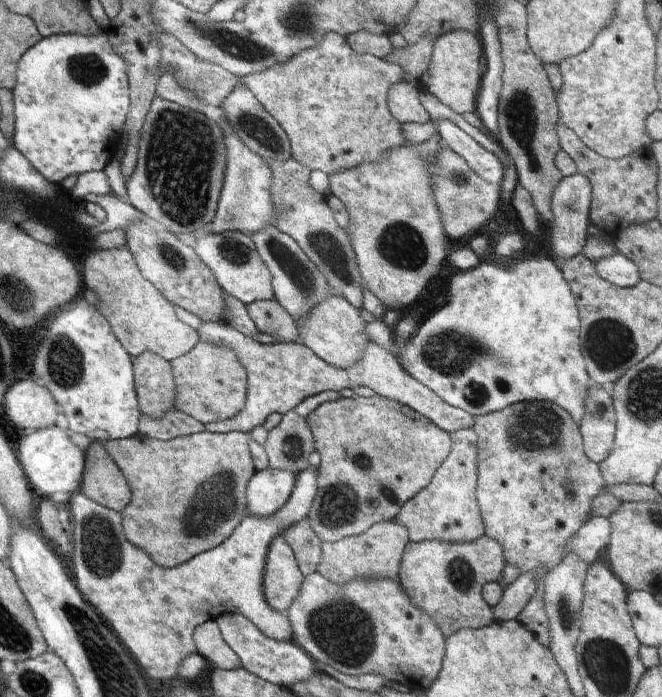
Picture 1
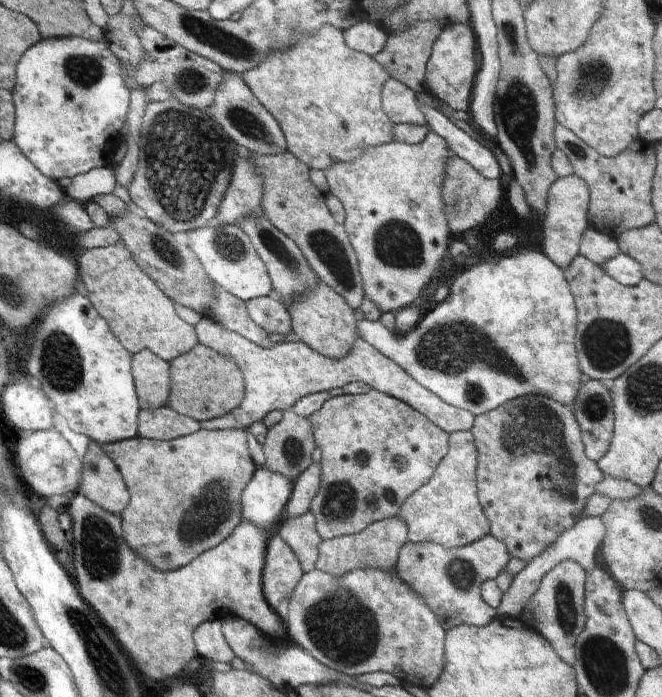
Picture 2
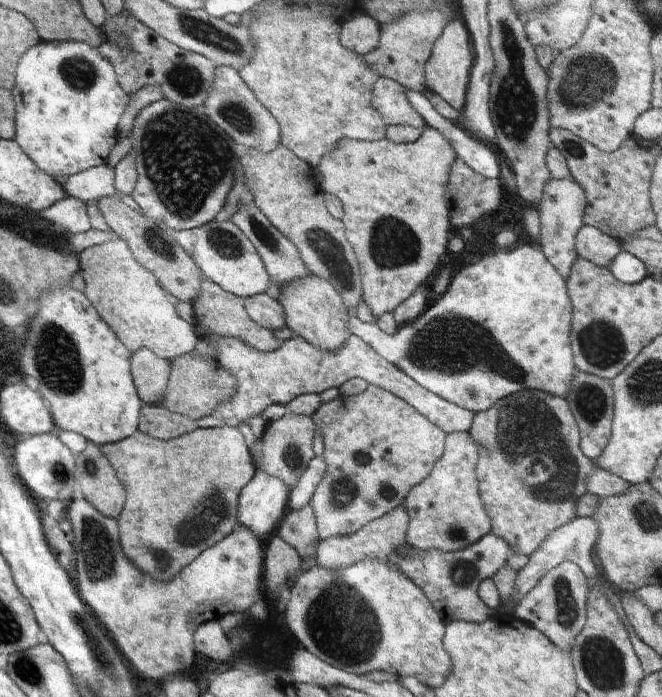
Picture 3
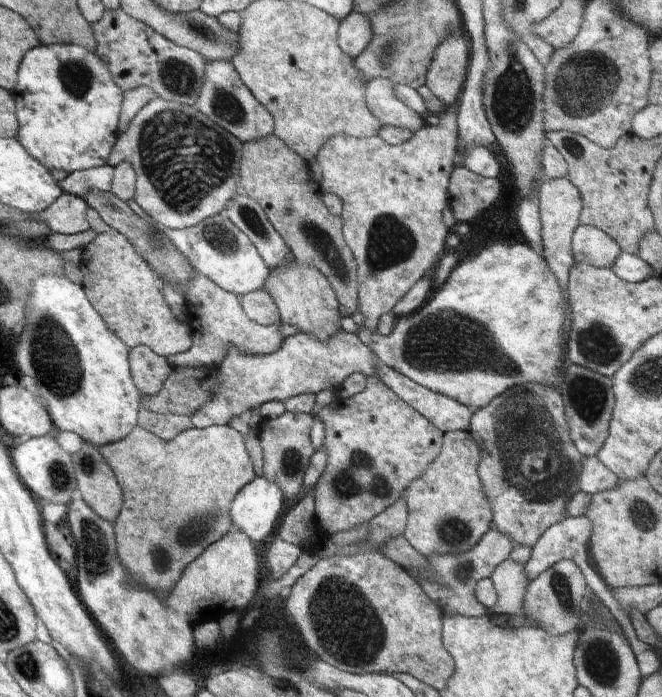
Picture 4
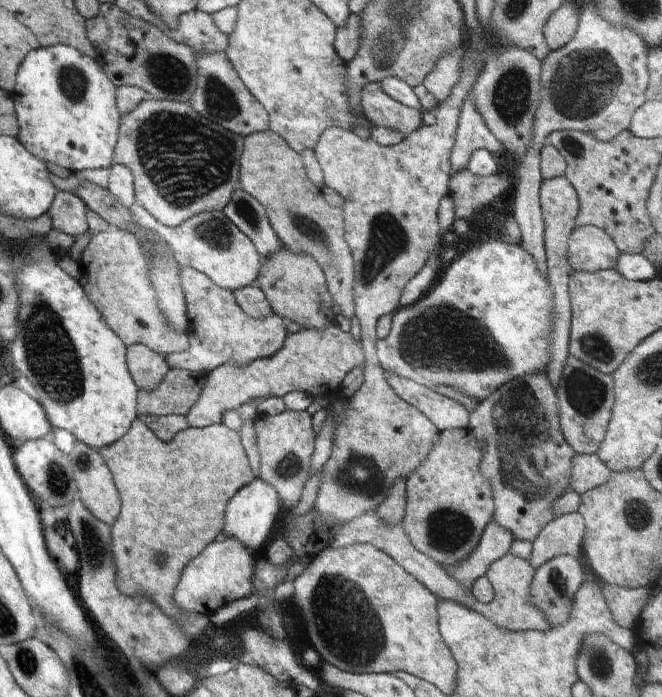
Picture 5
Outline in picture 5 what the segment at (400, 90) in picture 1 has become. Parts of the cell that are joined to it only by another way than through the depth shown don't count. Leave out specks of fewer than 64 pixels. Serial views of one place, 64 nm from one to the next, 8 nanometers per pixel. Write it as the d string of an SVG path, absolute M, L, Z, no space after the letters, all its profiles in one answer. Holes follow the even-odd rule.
M368 83L361 92L361 110L374 127L386 127L404 136L423 125L421 112L390 98L378 83Z

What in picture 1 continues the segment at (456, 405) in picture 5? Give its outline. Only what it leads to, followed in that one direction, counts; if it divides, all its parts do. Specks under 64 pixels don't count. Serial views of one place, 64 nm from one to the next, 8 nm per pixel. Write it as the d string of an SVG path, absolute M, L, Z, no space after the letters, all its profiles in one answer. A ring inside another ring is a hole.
M175 306L175 313L184 324L197 330L202 340L232 348L247 374L248 386L244 408L231 419L217 423L206 423L205 430L211 433L240 431L250 434L254 428L262 426L266 417L274 412L284 414L295 410L308 397L328 391L340 391L342 388L351 389L354 386L367 386L378 395L395 400L419 412L420 415L430 419L430 422L447 433L474 426L475 416L446 404L430 388L408 374L387 348L376 343L367 344L365 355L353 367L341 369L316 356L304 344L279 343L278 341L262 344L230 326L202 323L195 314L186 312L179 306Z

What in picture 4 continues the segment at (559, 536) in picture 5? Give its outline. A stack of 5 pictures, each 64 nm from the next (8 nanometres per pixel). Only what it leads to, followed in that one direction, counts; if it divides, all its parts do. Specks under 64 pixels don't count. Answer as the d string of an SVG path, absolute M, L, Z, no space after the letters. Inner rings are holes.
M586 515L579 517L566 517L562 522L553 524L544 534L541 539L531 548L530 560L524 565L525 575L528 581L533 581L537 576L540 576L545 570L548 570L553 564L560 562L561 560L568 559L574 562L576 566L582 571L585 581L589 586L589 592L600 602L603 606L609 610L609 613L617 621L625 638L630 640L630 634L634 634L635 630L631 623L630 617L623 611L621 604L614 598L611 587L609 587L604 579L594 571L594 568L590 566L590 558L588 558L589 544L591 542L590 537L593 533L593 524Z

